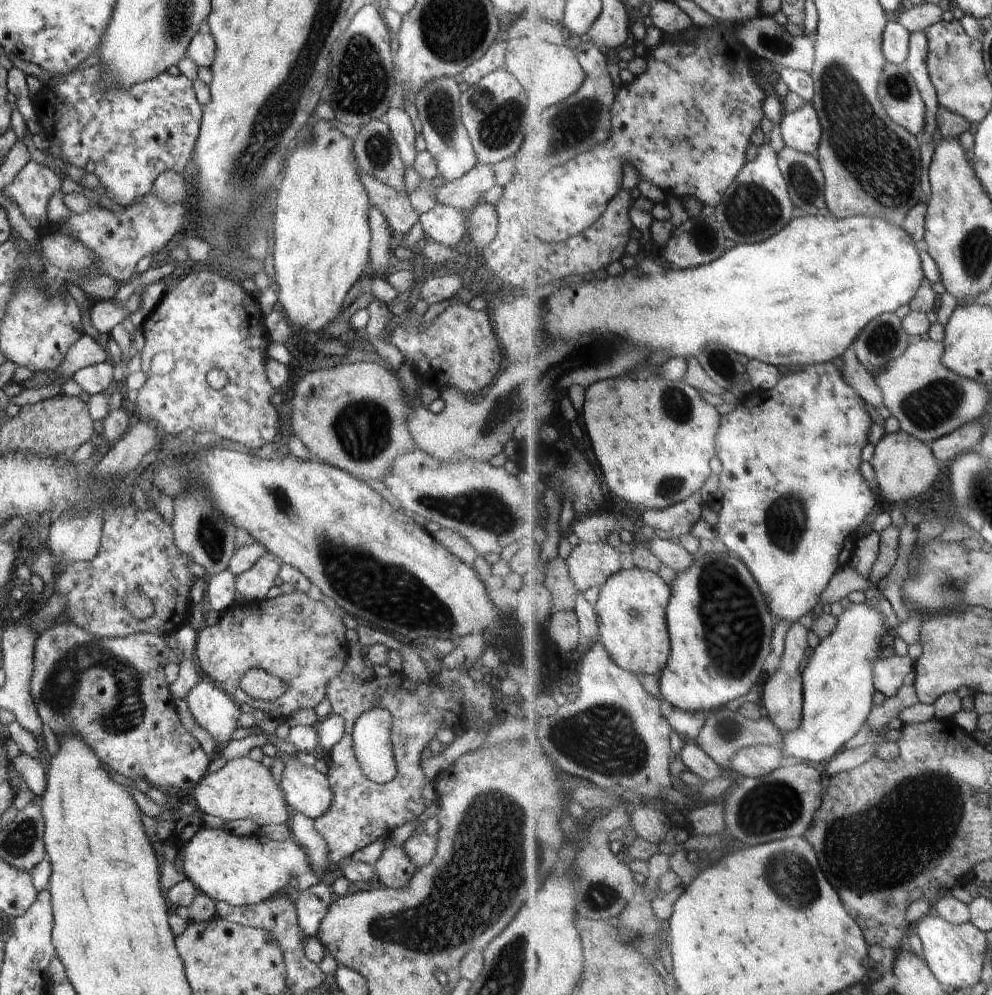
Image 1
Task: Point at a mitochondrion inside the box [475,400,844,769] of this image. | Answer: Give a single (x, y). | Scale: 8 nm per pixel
(731, 625)

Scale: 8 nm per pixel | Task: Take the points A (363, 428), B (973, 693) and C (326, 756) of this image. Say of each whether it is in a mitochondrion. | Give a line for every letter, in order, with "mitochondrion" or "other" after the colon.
A: mitochondrion
B: other
C: other

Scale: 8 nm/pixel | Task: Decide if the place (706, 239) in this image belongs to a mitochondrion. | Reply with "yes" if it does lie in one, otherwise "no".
yes

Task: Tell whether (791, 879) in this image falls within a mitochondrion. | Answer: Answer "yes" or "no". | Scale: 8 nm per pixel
yes

